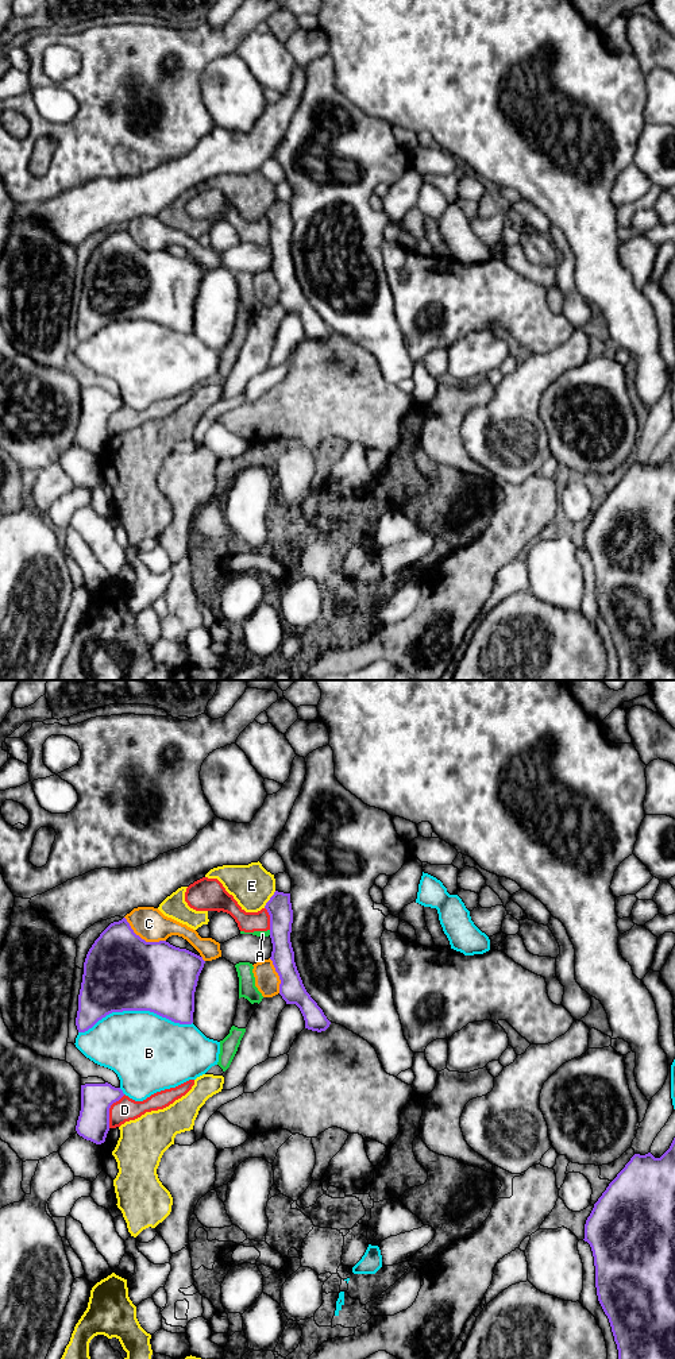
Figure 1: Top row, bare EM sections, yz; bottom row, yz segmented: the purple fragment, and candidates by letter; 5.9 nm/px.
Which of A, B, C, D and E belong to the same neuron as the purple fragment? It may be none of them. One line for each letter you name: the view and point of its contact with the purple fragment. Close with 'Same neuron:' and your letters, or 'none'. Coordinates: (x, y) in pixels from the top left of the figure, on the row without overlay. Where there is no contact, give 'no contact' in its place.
Same neuron: none

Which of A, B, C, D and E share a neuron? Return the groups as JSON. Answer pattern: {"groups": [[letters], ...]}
{"groups": [["A", "D"], ["B"], ["C"], ["E"]]}

